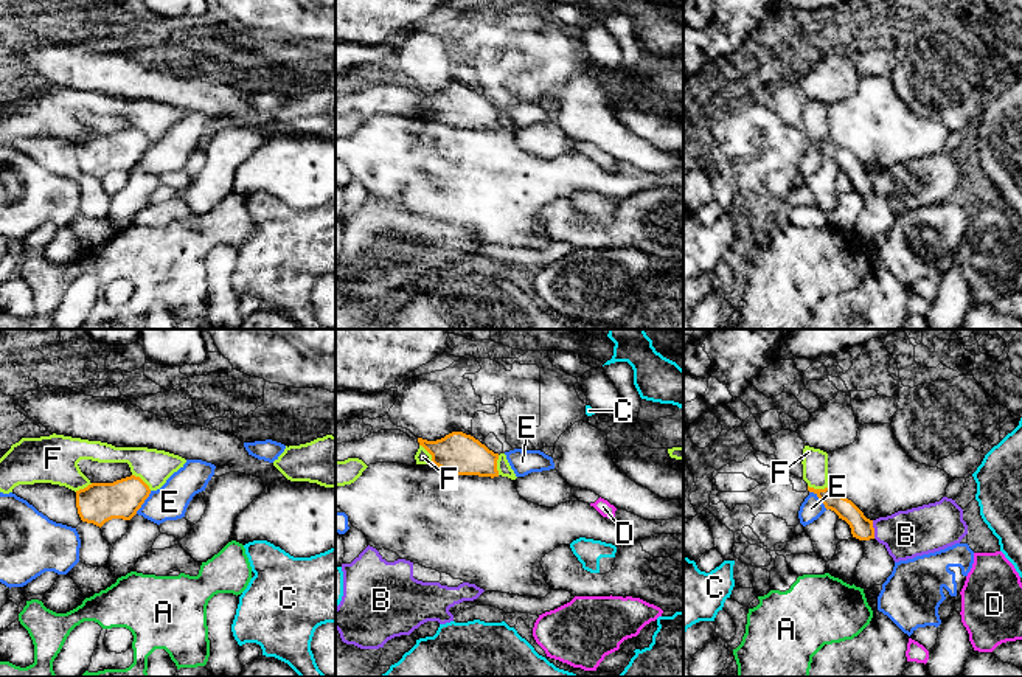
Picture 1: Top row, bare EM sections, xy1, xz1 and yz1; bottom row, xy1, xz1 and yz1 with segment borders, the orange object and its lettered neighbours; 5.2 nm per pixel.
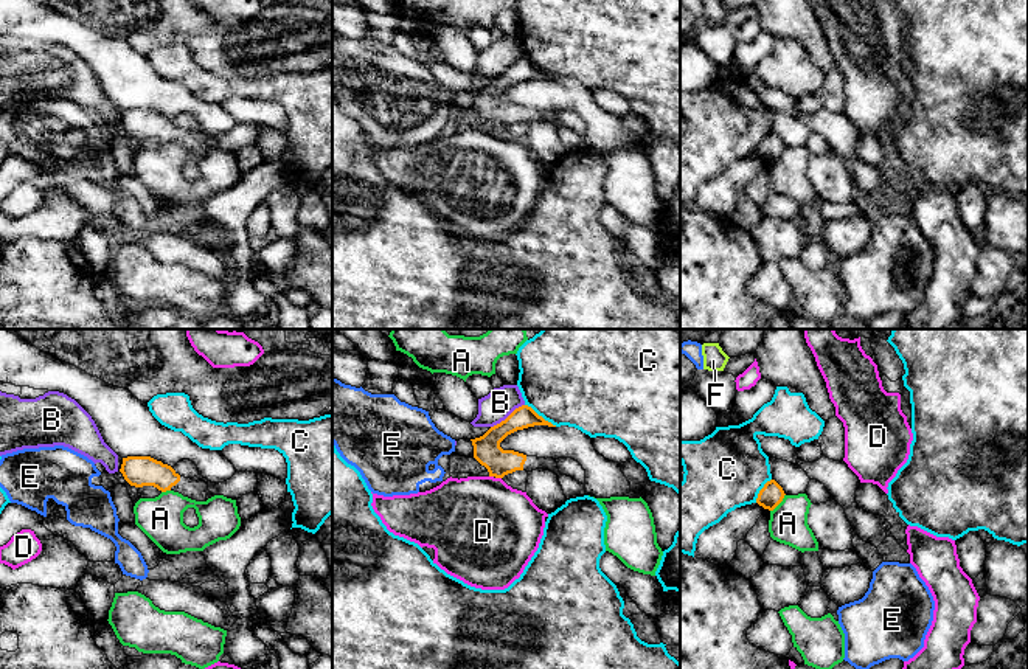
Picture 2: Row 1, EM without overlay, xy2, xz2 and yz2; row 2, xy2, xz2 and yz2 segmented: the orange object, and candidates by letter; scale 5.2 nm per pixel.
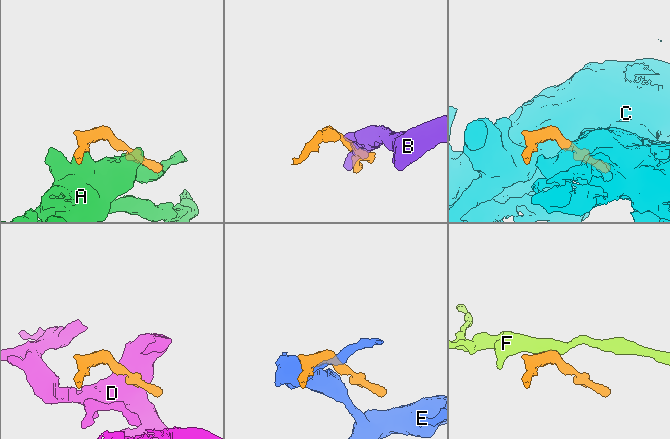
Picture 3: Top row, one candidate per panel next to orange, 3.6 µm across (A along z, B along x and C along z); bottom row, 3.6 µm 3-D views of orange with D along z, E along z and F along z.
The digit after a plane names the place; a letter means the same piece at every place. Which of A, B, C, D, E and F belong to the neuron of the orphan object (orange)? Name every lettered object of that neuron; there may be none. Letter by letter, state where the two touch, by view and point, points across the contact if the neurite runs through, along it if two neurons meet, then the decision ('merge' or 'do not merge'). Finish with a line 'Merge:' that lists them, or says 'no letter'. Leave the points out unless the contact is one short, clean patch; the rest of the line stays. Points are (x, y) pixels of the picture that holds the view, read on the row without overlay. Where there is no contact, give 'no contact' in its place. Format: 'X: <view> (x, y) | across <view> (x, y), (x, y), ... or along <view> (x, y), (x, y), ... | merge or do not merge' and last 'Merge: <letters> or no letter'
A: yz2 (778, 155) | do not merge
B: xz2 (508, 69) | do not merge
C: xz2 (541, 69) | along xz2 (525, 56), (556, 78) | do not merge
D: xz2 (499, 129) | along xz2 (496, 129), (500, 131) | do not merge
E: xy1 (143, 154) | do not merge
F: yz1 (819, 142) | along yz1 (808, 137), (828, 140) | do not merge
Merge: no letter

